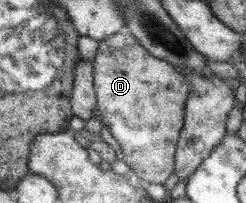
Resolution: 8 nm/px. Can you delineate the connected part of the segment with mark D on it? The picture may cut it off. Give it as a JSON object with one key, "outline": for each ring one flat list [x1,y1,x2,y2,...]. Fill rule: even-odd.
{"outline":[[121,31,99,41,92,60,92,83,98,120,106,126,120,146,122,161,132,170,141,183,169,185,174,172,174,155,182,128,184,103,190,90,188,81,170,63,148,54,128,31]]}

